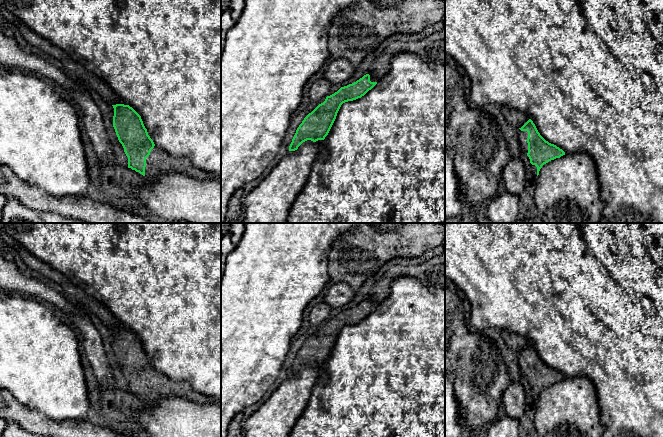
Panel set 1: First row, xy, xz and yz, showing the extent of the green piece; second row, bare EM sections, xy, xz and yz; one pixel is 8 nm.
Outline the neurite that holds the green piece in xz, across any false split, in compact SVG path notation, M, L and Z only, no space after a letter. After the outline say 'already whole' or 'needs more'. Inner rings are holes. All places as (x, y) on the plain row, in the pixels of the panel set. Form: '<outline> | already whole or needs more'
M366 298L356 306L341 311L334 318L327 320L325 325L309 337L299 349L289 370L289 375L297 374L307 364L313 366L324 364L336 343L341 329L361 322L378 305L379 301Z | needs more

